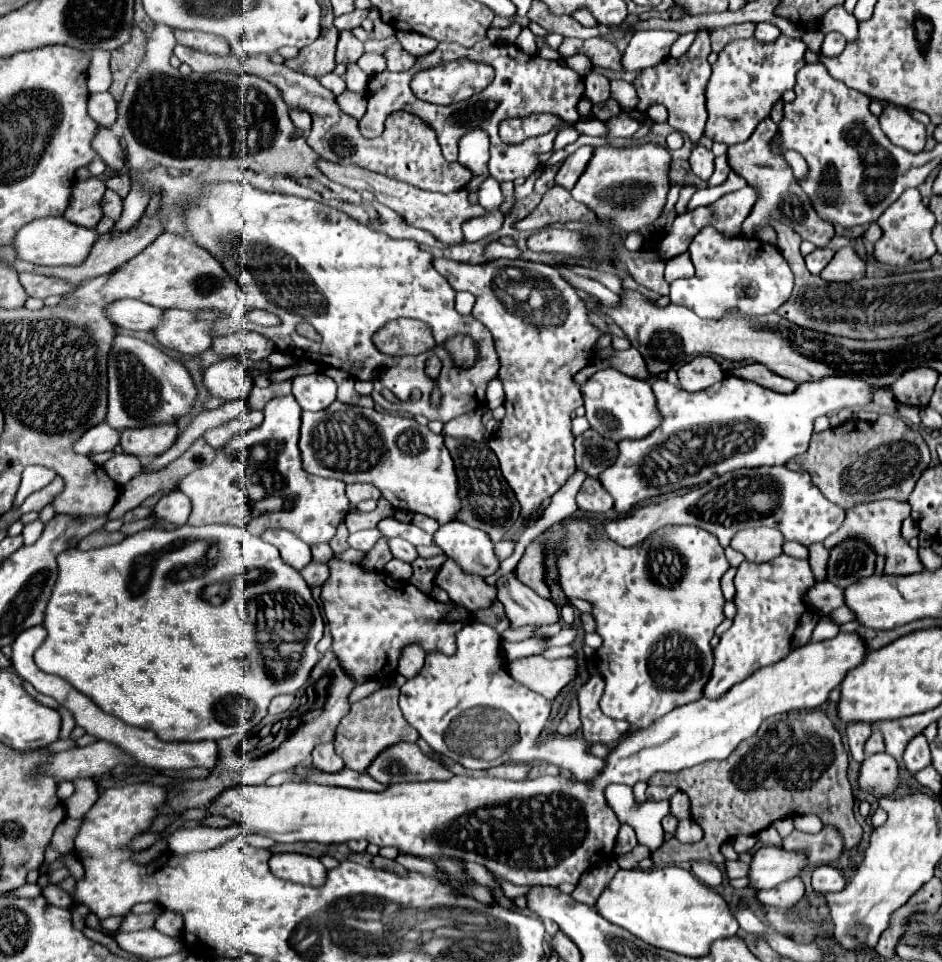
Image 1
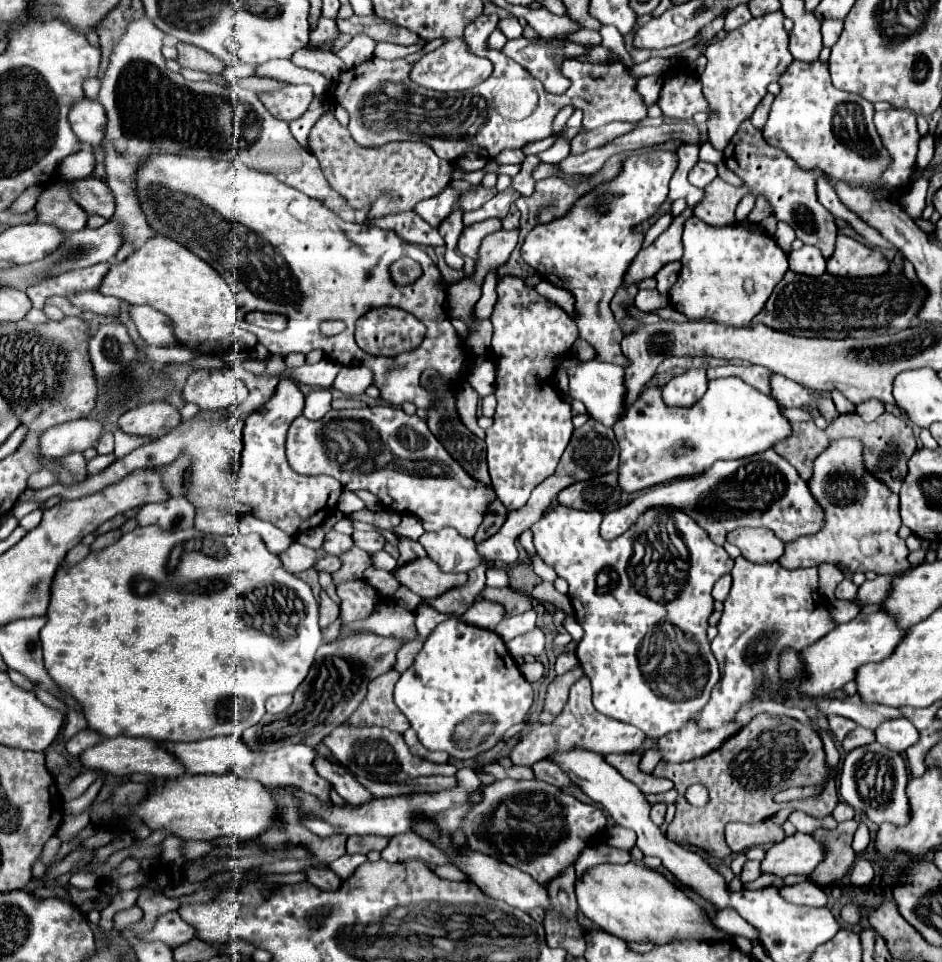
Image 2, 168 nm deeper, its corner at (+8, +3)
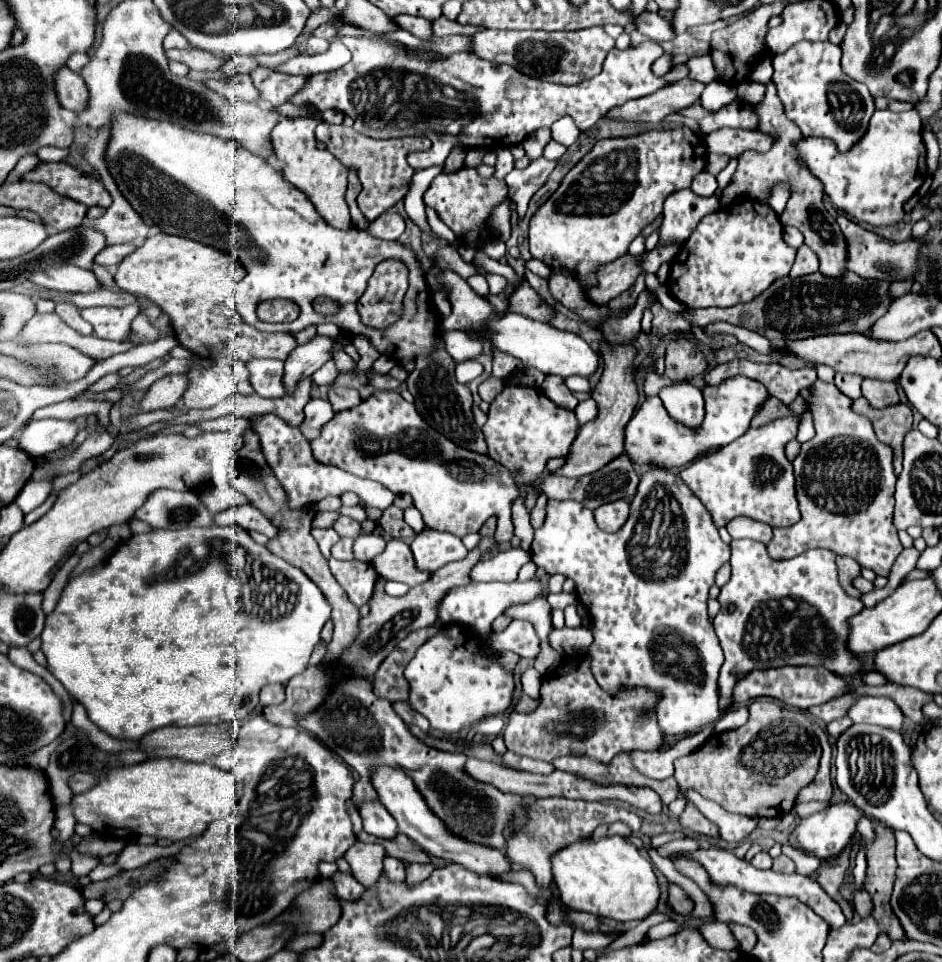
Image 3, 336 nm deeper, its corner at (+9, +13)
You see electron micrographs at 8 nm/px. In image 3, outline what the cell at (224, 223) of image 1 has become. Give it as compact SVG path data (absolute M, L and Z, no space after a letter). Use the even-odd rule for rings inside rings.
M116 115L112 127L112 139L108 143L108 169L122 191L122 195L130 201L134 211L144 219L146 225L156 225L160 231L168 235L180 235L208 247L216 247L228 255L236 255L240 265L246 269L246 277L236 285L234 293L228 297L228 305L238 309L242 319L258 329L268 333L298 333L310 325L334 323L342 333L352 337L364 335L370 339L372 347L390 355L396 363L414 361L420 355L430 355L436 349L436 333L440 331L440 313L436 311L428 283L422 273L420 257L410 251L400 241L386 241L370 235L366 229L358 229L350 225L348 231L332 227L312 205L312 201L292 183L288 183L278 169L274 169L266 159L252 155L248 149L238 143L204 135L196 131L188 131L184 127L176 127L166 121L150 121L134 115ZM400 257L410 271L410 287L404 299L404 319L392 327L392 331L368 331L360 323L360 315L356 311L356 301L362 295L368 279L372 277L374 267L388 259ZM316 297L330 297L340 303L340 311L336 315L324 317L312 309L312 301ZM266 299L290 299L300 307L300 317L292 323L262 323L256 317L256 305Z

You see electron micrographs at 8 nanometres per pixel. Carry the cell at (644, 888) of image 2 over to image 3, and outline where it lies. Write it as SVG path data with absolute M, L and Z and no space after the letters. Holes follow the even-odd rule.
M620 835L594 843L580 839L564 847L552 855L552 875L568 907L614 921L646 919L660 901L660 883L648 859L644 859L634 845L624 843Z

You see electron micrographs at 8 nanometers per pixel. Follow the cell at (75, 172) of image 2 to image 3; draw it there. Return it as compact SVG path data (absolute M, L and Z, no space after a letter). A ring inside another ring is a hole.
M42 147L37 151L37 156L42 162L63 162L70 157L70 149Z

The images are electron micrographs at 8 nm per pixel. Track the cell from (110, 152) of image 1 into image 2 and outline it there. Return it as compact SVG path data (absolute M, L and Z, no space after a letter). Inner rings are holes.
M83 97L77 101L69 111L69 123L79 141L89 143L91 147L97 147L105 135L105 111L103 105L97 99Z

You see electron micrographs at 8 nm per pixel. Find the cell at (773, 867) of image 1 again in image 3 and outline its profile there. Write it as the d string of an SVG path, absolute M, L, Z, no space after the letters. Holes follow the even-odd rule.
M852 803L830 805L828 809L802 819L802 823L790 833L788 845L794 847L794 849L800 849L800 851L804 851L804 853L808 853L812 857L820 857L820 859L832 857L832 855L836 855L848 843L848 839L856 831L856 821L860 817L864 817L864 811L860 811Z

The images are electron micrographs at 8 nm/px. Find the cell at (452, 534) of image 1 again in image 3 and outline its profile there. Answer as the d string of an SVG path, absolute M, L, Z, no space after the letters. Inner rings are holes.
M436 529L420 531L412 539L410 547L414 553L416 565L422 571L430 571L430 573L444 567L450 561L464 559L464 555L468 553L460 537L448 531L436 531Z

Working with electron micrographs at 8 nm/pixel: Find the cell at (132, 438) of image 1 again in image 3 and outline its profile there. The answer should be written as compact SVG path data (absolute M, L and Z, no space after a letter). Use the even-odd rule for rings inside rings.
M166 375L152 383L146 395L140 399L140 411L158 411L158 409L172 409L174 403L182 397L184 387L188 385L186 375Z

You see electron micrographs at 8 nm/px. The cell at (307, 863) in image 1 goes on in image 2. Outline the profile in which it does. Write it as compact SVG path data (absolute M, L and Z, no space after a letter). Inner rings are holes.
M307 869L307 881L317 885L319 889L337 889L337 885L341 885L341 879L329 871L329 869Z

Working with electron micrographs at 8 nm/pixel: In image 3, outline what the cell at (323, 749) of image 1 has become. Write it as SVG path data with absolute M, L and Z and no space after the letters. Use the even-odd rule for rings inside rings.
M378 797L376 799L368 799L368 801L362 801L358 805L358 811L360 811L360 817L364 821L364 831L366 833L372 833L372 835L382 837L382 839L392 839L398 833L396 821L382 807L382 803L380 803Z

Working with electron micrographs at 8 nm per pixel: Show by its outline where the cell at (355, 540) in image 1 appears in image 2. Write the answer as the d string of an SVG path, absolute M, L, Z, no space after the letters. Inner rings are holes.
M329 531L325 535L323 545L321 545L321 549L327 555L341 555L341 553L349 551L351 547L353 547L353 539L349 535L343 535L343 533L337 533L337 531Z

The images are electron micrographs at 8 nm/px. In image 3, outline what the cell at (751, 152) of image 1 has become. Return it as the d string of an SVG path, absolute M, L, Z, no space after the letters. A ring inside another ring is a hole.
M772 83L766 85L766 97L762 103L758 103L756 107L752 107L754 115L758 117L758 127L756 131L766 133L770 137L776 139L776 143L772 143L772 147L768 151L744 151L738 157L738 169L732 175L730 185L722 191L720 197L720 207L728 207L728 203L732 203L732 199L736 197L750 197L752 201L758 203L766 203L772 187L776 183L786 183L790 185L790 199L786 203L786 209L782 213L782 225L792 225L796 229L802 231L804 235L804 243L808 247L812 247L820 259L820 273L826 277L838 277L846 267L844 267L844 237L840 233L840 227L836 223L836 219L826 211L822 197L824 197L824 187L820 183L820 179L816 175L812 175L808 171L808 167L802 163L800 159L800 151L796 149L798 141L802 139L800 129L794 123L788 123L788 119L784 119L782 107L780 107L780 99L776 95L776 87L772 87Z

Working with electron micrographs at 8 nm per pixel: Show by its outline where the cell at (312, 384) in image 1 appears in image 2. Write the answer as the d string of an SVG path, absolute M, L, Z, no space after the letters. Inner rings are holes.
M321 389L321 391L313 391L307 395L303 415L309 417L311 421L317 421L317 419L325 417L325 413L329 409L331 409L331 391Z

